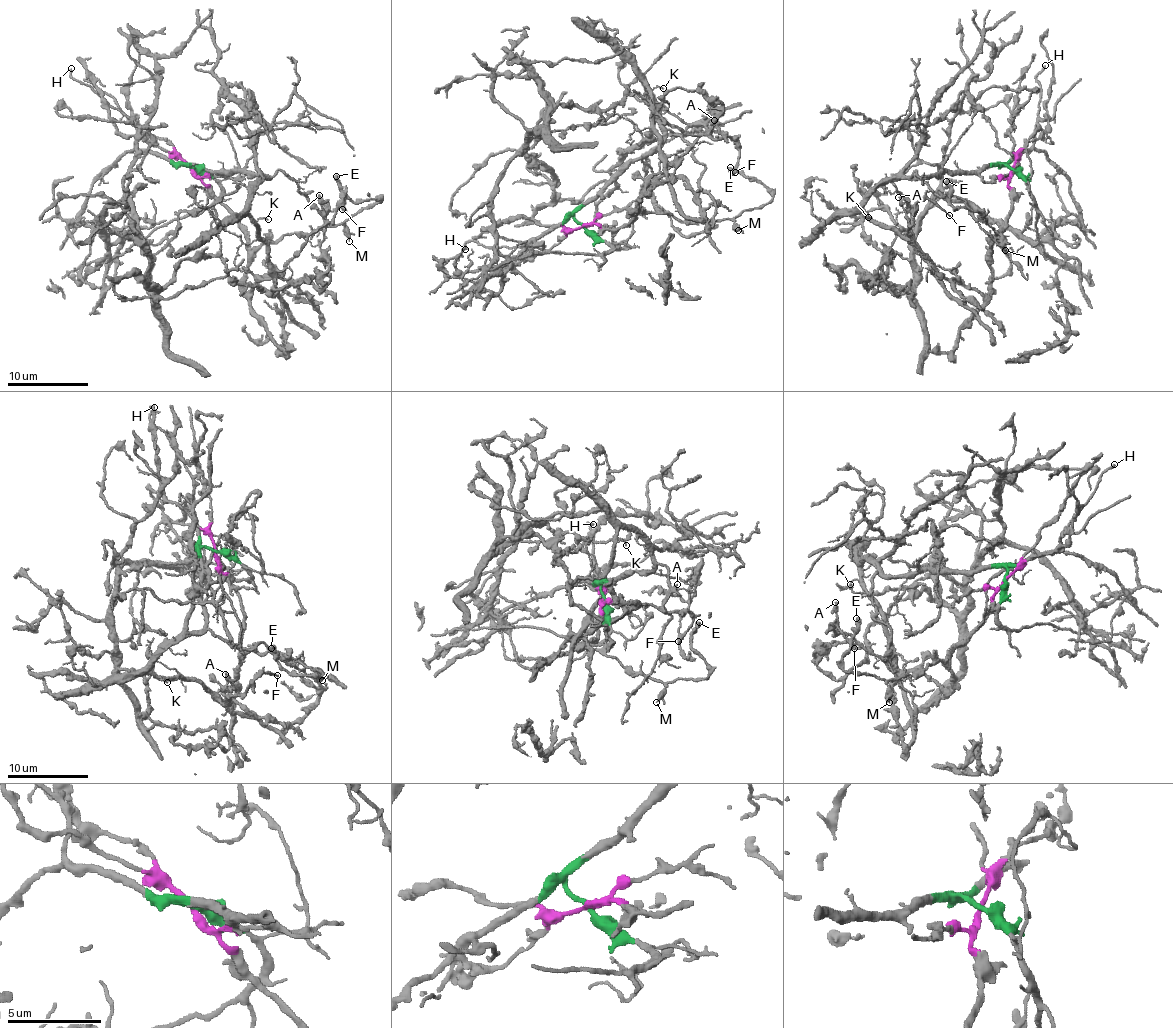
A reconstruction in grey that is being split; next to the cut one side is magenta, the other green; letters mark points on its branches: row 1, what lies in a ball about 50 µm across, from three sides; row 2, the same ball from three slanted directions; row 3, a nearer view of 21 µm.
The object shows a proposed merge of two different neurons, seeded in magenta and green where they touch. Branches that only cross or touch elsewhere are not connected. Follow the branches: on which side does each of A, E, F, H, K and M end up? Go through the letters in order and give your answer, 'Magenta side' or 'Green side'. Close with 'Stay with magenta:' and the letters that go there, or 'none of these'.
A: Magenta side
E: Magenta side
F: Magenta side
H: Green side
K: Green side
M: Magenta side
Stay with magenta: A, E, F, M

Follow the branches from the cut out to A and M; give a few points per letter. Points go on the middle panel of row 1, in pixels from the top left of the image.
A: (583, 226), (619, 229), (636, 214), (641, 194), (665, 169), (703, 133), (720, 131), (715, 119)
M: (583, 226), (592, 223), (619, 229), (642, 212), (664, 212), (679, 220), (732, 220), (737, 230)

